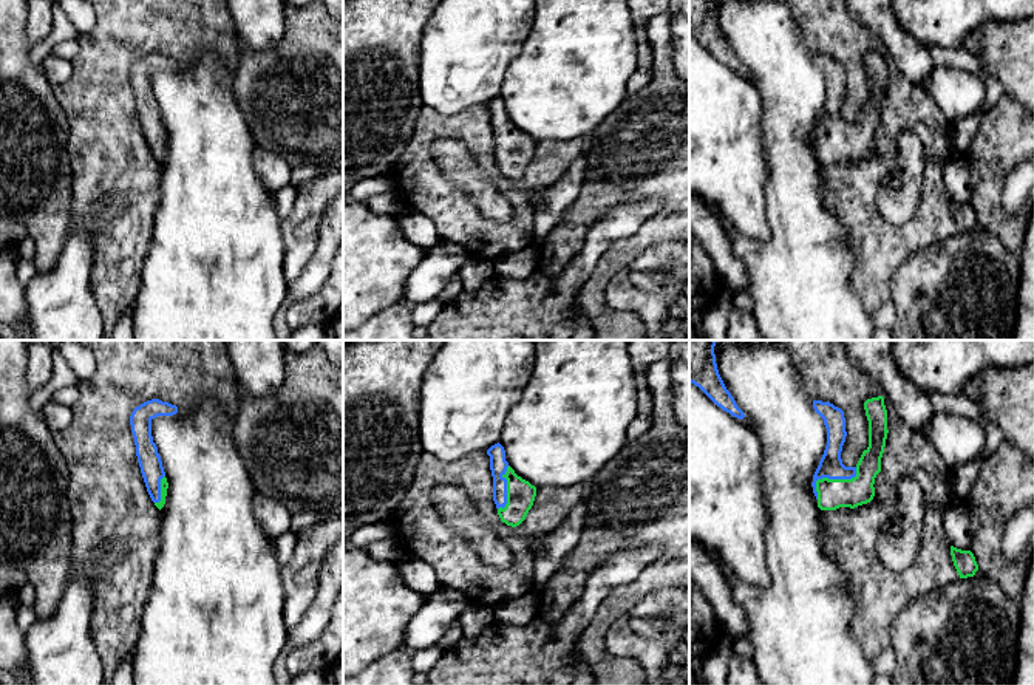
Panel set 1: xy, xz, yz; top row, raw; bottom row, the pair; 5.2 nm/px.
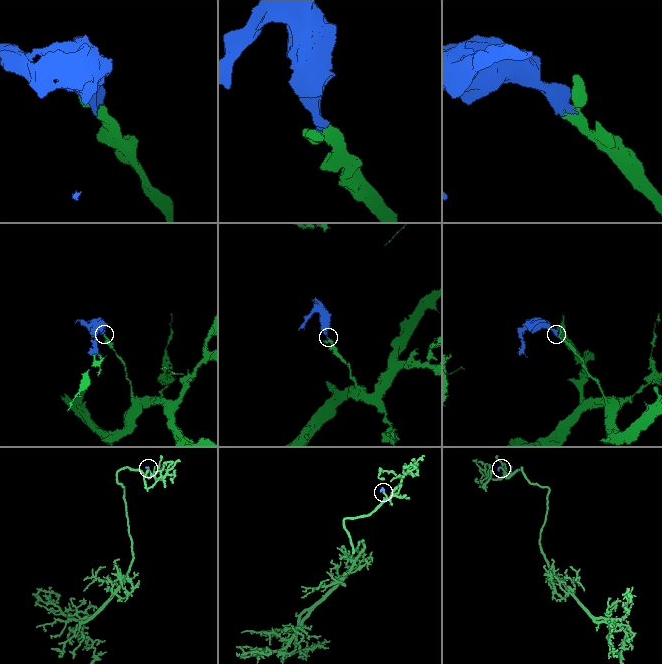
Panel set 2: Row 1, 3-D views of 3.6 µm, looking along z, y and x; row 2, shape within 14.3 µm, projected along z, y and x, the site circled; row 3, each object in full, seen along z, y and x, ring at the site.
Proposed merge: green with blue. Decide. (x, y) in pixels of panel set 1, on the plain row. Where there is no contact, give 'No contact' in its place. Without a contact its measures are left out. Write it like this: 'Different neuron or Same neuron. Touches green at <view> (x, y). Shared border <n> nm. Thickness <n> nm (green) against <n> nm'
Same neuron. Touches green at yz (830, 133). Shared border 280 nm. Thickness 160 nm (green) against 130 nm

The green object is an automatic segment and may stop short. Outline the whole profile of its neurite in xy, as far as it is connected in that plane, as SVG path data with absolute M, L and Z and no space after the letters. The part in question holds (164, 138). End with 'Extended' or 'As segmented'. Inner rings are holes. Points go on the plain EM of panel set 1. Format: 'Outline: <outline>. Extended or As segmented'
Outline: M151 53L136 60L130 70L131 87L136 99L136 110L147 145L161 164L165 158L168 136L162 121L158 101L151 90L151 74L158 70L173 70L178 60L159 53Z. Extended

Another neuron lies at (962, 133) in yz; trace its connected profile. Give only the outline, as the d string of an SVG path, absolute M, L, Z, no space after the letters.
M986 76L985 83L986 94L983 105L971 116L949 125L951 145L954 155L957 156L966 155L975 138L983 114L991 110L1002 96L1005 96L1003 85L995 76Z

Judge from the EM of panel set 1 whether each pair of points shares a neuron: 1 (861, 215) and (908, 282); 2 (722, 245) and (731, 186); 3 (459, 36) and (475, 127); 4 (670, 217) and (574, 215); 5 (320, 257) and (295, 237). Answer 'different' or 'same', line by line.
1: different
2: different
3: different
4: same
5: different

